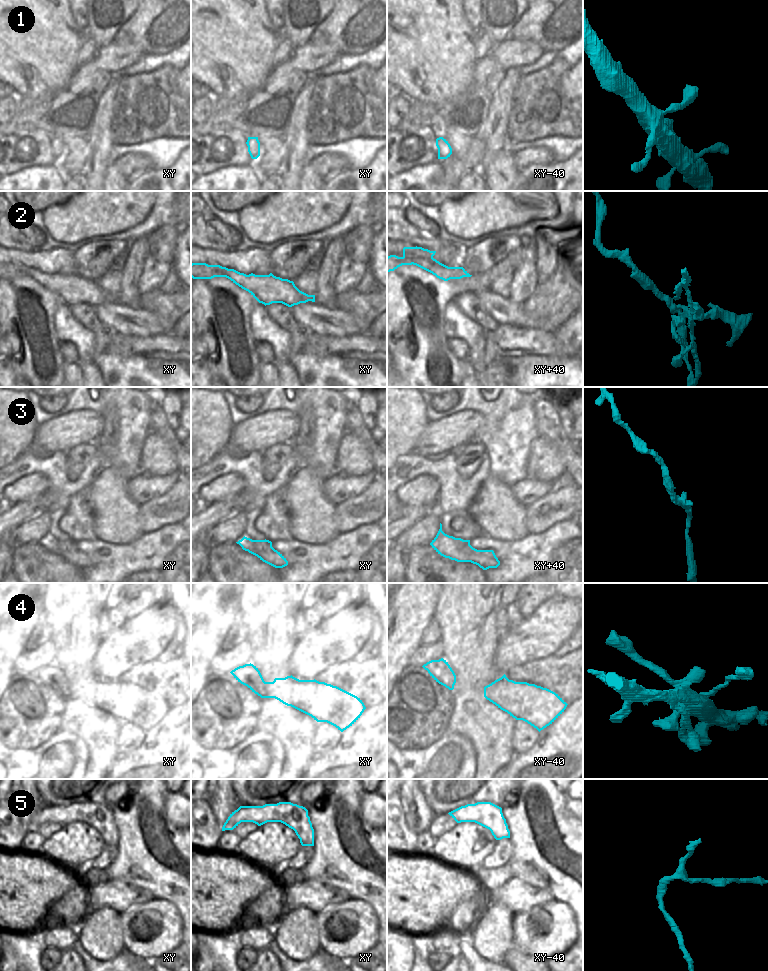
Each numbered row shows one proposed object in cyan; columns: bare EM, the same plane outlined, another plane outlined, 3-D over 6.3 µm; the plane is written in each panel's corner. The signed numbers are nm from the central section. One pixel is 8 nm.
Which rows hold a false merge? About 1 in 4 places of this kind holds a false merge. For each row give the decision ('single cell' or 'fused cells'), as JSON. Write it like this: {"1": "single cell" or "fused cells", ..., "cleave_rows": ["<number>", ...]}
{"1": "single cell", "2": "fused cells", "3": "single cell", "4": "single cell", "5": "fused cells", "cleave_rows": ["2", "5"]}

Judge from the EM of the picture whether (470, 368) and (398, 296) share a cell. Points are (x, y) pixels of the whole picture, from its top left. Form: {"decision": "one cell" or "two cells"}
{"decision": "one cell"}

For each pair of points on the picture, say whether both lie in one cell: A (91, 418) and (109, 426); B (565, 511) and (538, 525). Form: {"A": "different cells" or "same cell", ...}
{"A": "different cells", "B": "same cell"}

